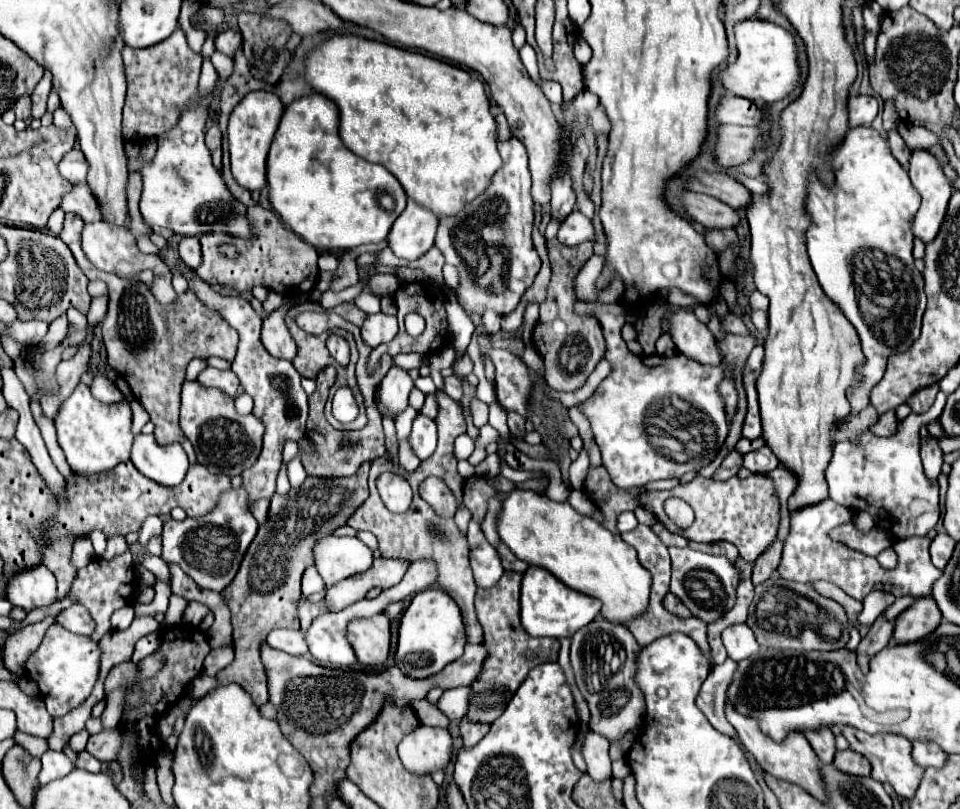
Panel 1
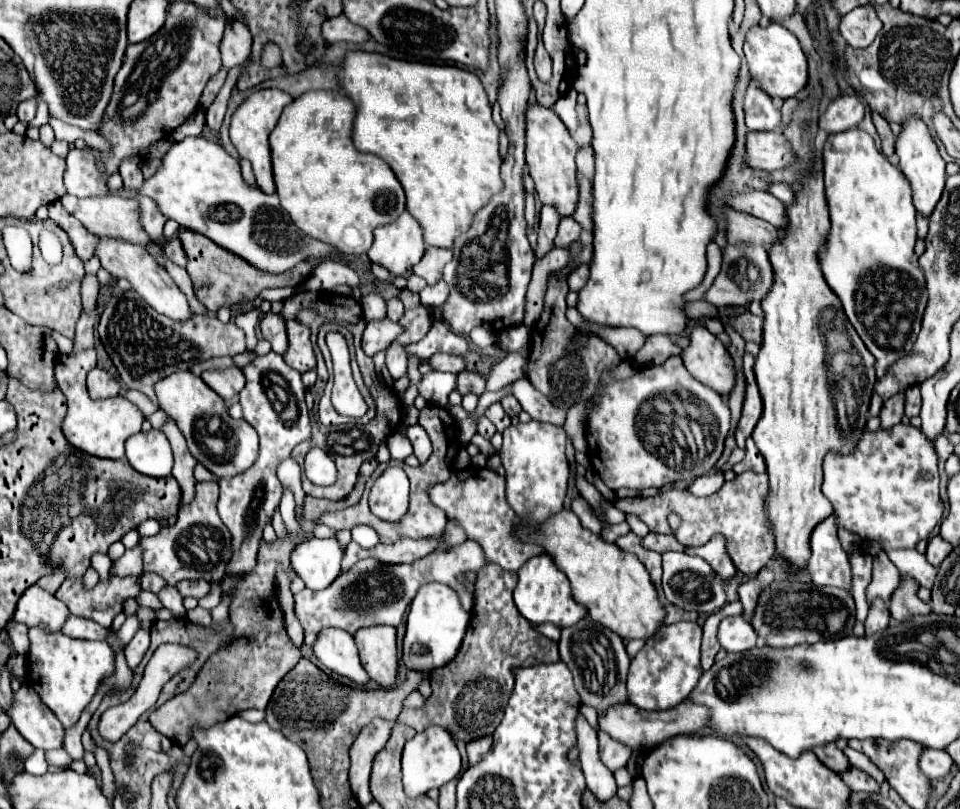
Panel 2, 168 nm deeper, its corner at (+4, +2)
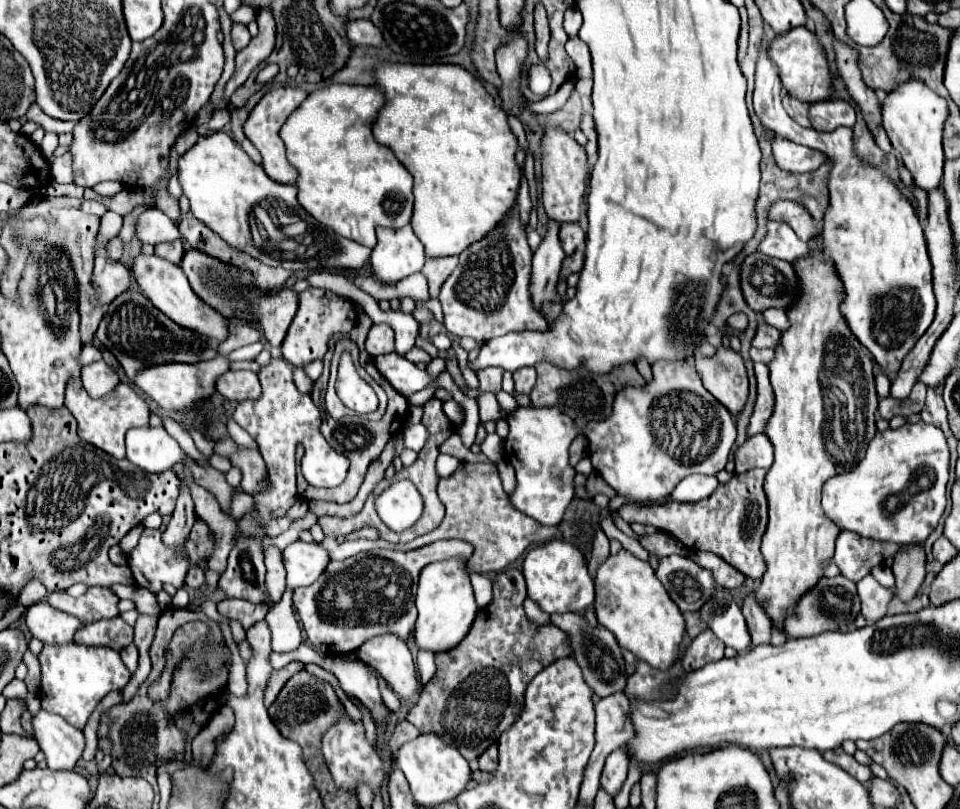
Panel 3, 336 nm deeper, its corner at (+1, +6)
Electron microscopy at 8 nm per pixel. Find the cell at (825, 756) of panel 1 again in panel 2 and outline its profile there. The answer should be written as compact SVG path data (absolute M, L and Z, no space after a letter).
M822 745L822 747L812 749L812 751L816 753L816 757L818 757L828 769L832 769L832 771L836 771L836 773L840 773L840 771L844 771L844 769L850 767L848 757L846 757L836 745Z

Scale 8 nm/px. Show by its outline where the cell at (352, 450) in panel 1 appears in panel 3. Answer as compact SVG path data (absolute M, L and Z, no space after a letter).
M363 315L363 317L357 321L357 325L355 325L355 329L353 329L351 335L357 335L355 341L357 341L357 345L359 345L359 349L361 349L361 365L365 365L367 373L385 389L385 393L387 393L387 397L389 397L387 411L385 411L385 415L383 415L381 421L351 419L351 417L345 417L345 419L339 419L339 421L323 421L321 431L323 431L323 435L329 439L329 445L331 445L337 453L343 453L343 455L349 459L351 467L349 467L347 479L345 479L339 487L335 487L335 489L313 489L311 485L305 485L305 481L297 481L297 493L299 493L299 497L301 497L303 501L321 499L321 501L333 501L333 503L349 503L349 501L357 495L357 491L359 491L359 487L361 487L361 483L363 483L363 477L365 477L367 467L371 465L371 461L375 461L375 459L381 455L385 443L393 437L393 433L397 433L397 429L403 427L403 417L407 417L407 409L409 409L407 399L405 399L403 395L399 395L399 393L393 389L393 385L377 371L373 359L371 359L371 357L367 355L367 351L363 349L363 339L365 339L369 327L371 327L371 319L369 319L367 315Z

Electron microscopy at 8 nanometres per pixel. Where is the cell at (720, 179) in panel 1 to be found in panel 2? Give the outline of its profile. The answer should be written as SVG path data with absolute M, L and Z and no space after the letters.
M744 191L728 195L728 205L738 211L750 213L758 219L764 219L772 223L776 229L782 229L782 225L788 223L784 213L784 203L766 191Z

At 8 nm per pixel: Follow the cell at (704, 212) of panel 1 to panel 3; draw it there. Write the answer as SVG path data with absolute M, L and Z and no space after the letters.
M769 221L767 223L767 237L763 239L759 251L769 257L775 257L775 259L795 263L801 257L809 257L811 247L809 247L809 243L803 243L789 225Z

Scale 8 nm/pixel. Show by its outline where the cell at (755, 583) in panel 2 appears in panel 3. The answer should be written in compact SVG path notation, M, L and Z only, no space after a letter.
M749 595L745 599L745 603L743 603L743 615L745 615L745 621L747 621L749 635L751 635L751 647L769 643L773 625L771 625L771 619L765 615L765 611L755 601L755 595Z

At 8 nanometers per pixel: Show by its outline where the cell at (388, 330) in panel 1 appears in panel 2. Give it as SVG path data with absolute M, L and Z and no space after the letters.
M388 317L380 319L380 321L368 321L364 335L362 335L362 349L366 355L374 355L386 347L390 347L390 343L398 337L398 333L402 333L402 327L394 321L390 321Z

